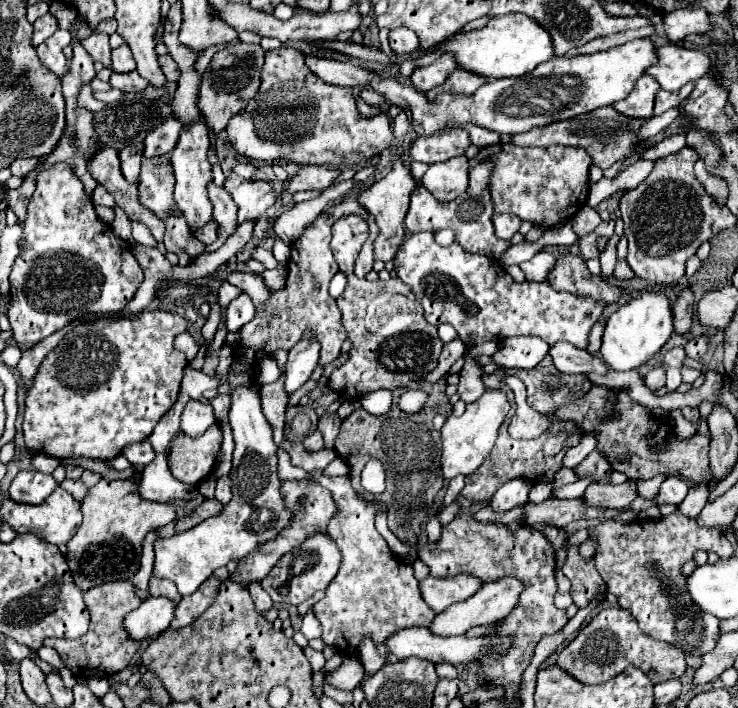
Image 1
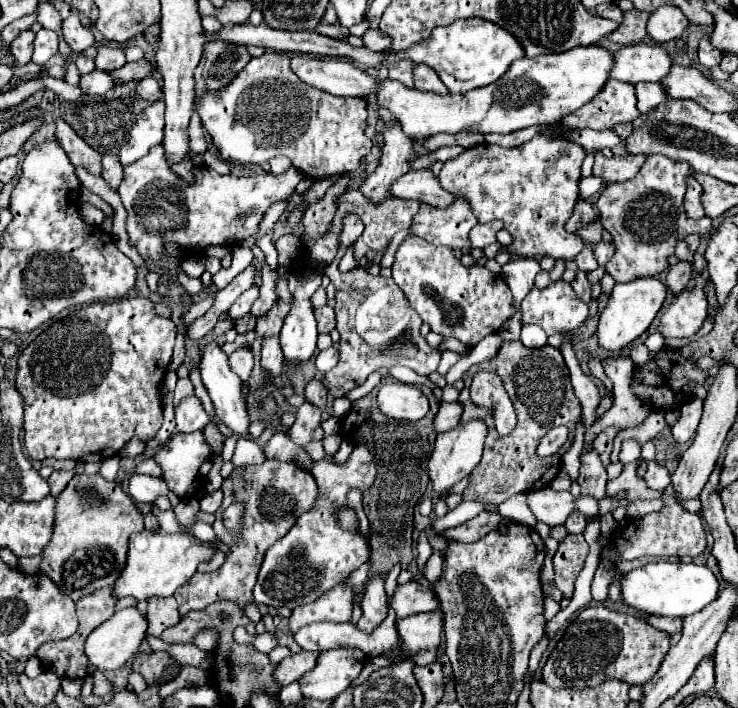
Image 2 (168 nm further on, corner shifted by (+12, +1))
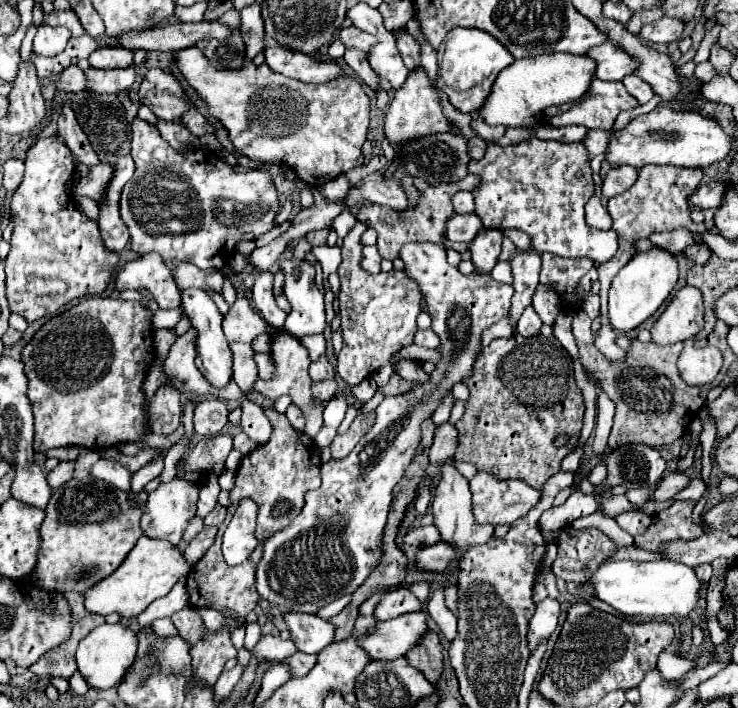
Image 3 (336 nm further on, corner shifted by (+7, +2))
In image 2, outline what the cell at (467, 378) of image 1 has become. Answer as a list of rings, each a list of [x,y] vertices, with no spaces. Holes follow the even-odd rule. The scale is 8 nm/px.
[[[442,401],[440,409],[436,413],[436,419],[434,419],[436,433],[442,433],[442,431],[448,431],[448,429],[456,427],[460,423],[462,413],[464,413],[464,409],[462,409],[462,405],[458,401],[454,401],[454,403]]]

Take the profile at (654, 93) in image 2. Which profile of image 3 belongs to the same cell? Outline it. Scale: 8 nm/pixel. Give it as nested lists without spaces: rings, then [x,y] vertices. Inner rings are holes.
[[[625,76],[623,78],[623,86],[625,86],[625,90],[631,94],[631,96],[635,96],[637,100],[639,100],[639,104],[645,104],[645,102],[649,102],[651,98],[653,98],[653,88],[647,84],[647,82],[643,82],[641,78],[637,78],[637,76]]]

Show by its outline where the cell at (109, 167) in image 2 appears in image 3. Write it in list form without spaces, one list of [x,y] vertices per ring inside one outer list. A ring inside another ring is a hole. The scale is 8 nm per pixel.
[[[97,164],[89,168],[89,174],[83,176],[77,184],[77,194],[79,196],[89,196],[89,198],[99,198],[105,192],[105,186],[113,174],[113,168],[109,164]]]

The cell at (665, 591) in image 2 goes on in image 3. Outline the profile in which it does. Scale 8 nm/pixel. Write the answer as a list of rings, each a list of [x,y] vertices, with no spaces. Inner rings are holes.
[[[669,560],[601,562],[599,568],[591,574],[589,582],[595,590],[595,598],[613,606],[621,614],[635,616],[641,620],[669,618],[669,616],[685,618],[695,608],[699,592],[701,592],[701,584],[699,584],[693,568],[679,564],[679,562],[669,562]]]

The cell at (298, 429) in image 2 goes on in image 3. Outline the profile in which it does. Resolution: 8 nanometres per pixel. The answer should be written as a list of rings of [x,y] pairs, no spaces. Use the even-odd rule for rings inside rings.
[[[329,378],[329,382],[313,382],[313,396],[321,402],[327,402],[337,392],[337,380]]]

